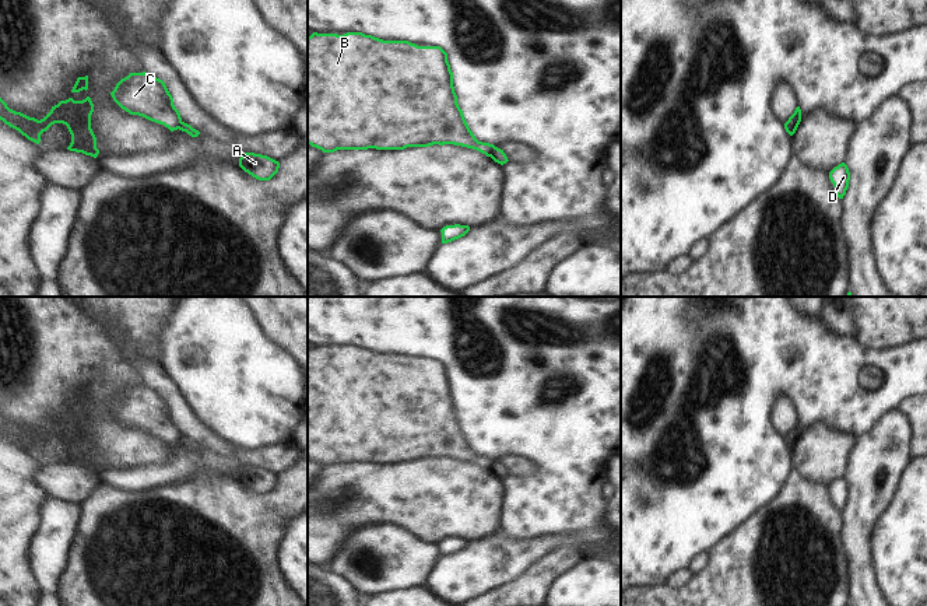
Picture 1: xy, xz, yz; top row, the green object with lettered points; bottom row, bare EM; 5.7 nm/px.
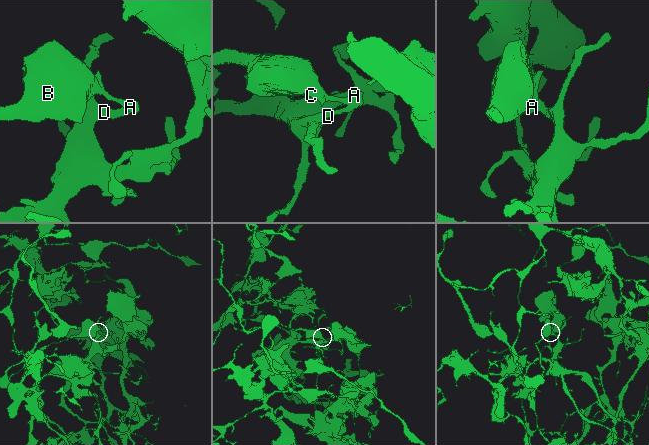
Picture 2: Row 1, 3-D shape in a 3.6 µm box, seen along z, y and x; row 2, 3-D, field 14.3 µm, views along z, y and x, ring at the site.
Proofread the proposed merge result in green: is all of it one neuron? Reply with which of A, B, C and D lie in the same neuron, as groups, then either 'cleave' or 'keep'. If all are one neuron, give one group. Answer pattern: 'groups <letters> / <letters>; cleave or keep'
groups A D / B C; cleave

